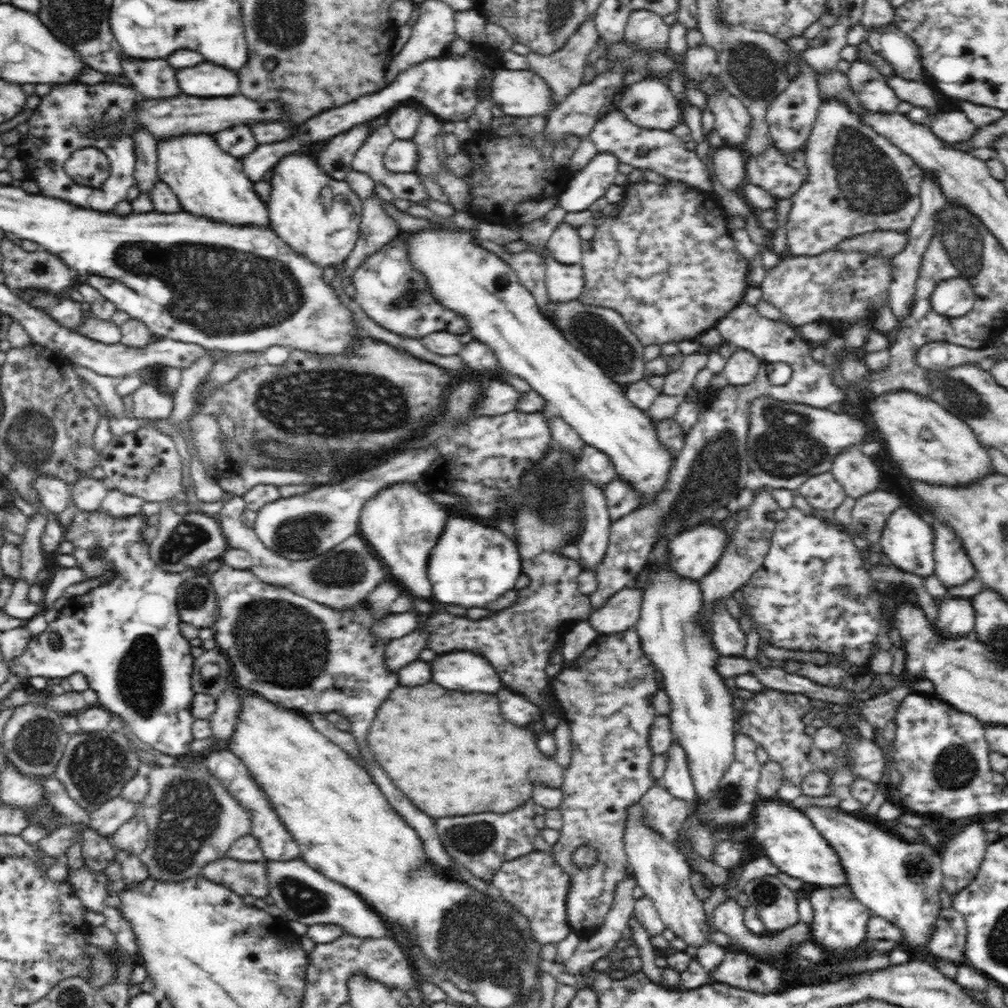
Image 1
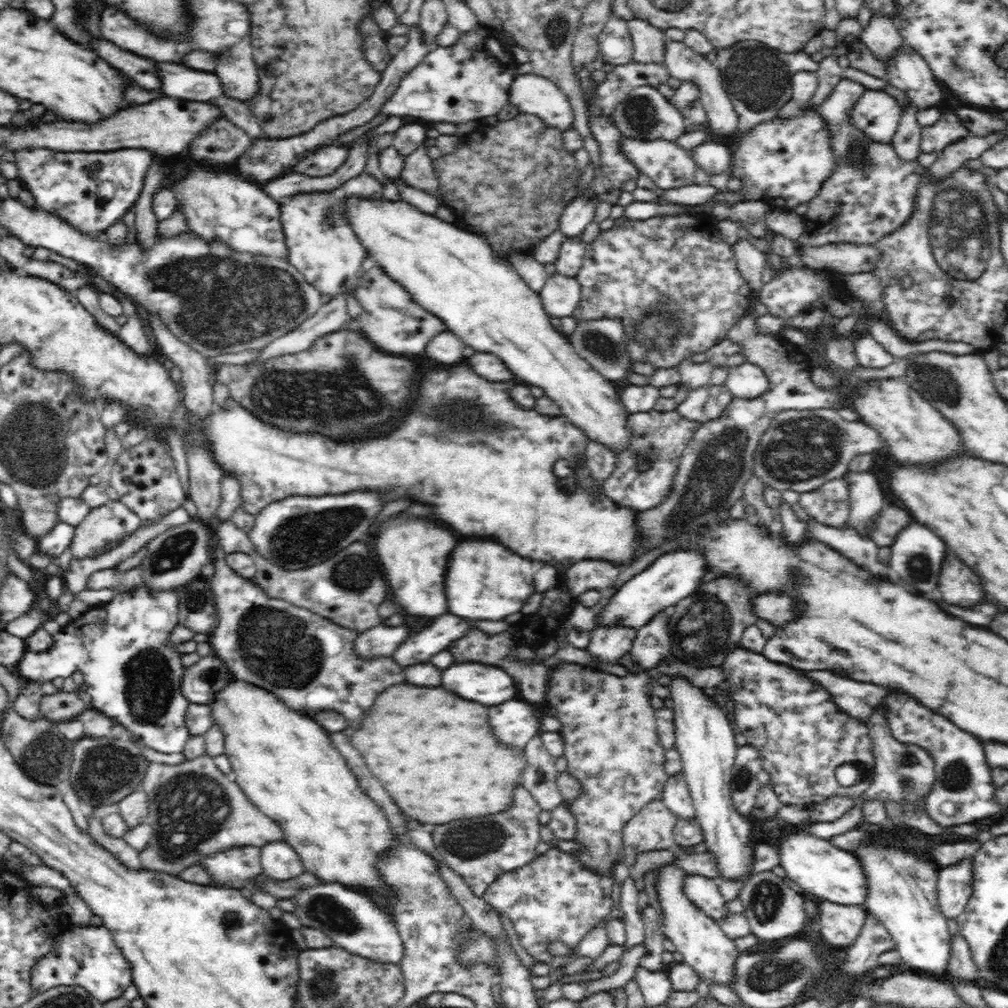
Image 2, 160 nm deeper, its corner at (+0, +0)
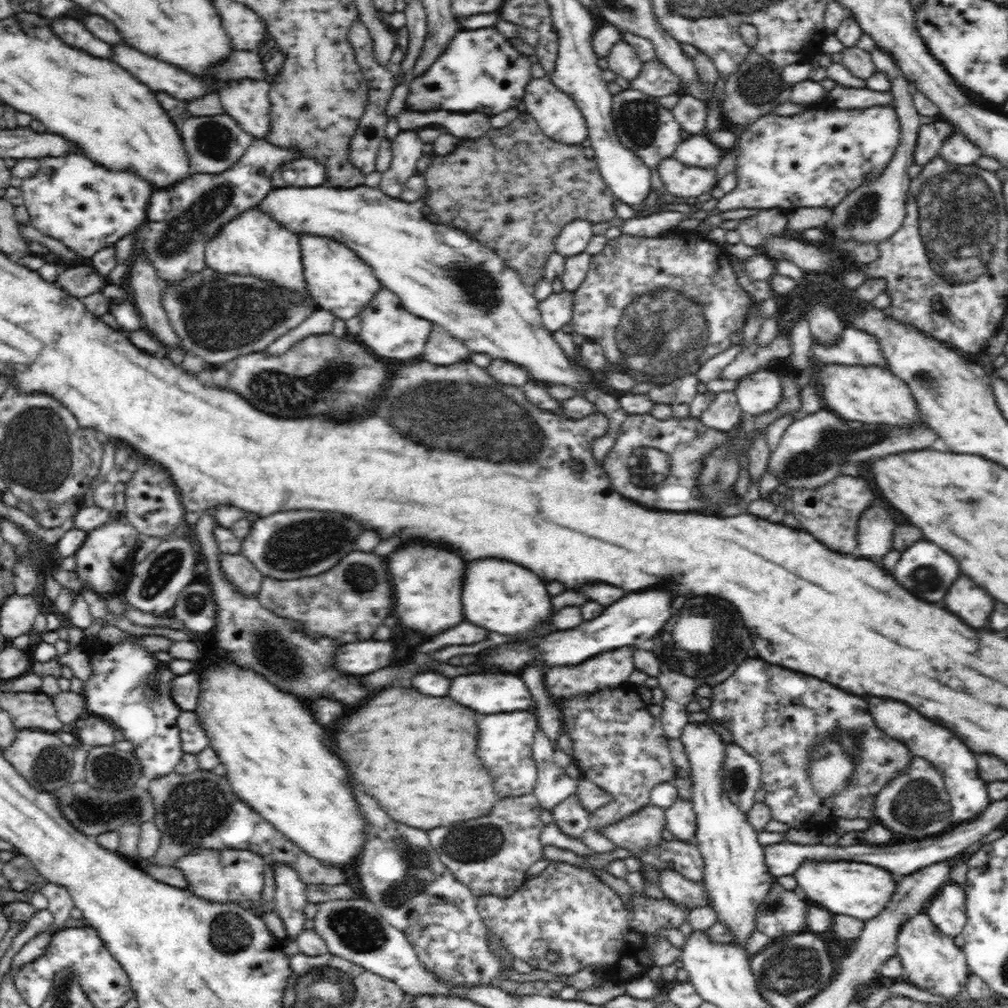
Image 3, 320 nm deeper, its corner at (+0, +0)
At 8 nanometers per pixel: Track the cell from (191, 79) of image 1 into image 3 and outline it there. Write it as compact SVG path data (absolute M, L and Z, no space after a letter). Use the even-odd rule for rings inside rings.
M122 44L112 46L112 50L112 62L128 68L132 76L140 76L140 80L144 80L144 84L148 84L152 90L168 92L178 100L192 100L211 92L202 80L192 78L180 68L176 70L176 66L172 64L160 62Z

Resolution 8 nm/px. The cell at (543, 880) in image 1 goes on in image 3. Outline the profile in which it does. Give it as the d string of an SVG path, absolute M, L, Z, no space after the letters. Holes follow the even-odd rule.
M550 862L550 866L510 894L500 897L495 894L488 894L476 898L477 908L481 920L488 930L492 929L493 934L503 940L503 944L509 949L514 958L528 963L533 969L548 971L557 976L572 976L580 970L603 968L606 971L606 981L628 982L639 978L640 974L654 966L652 947L646 941L646 934L651 936L666 936L666 928L680 928L684 922L689 921L688 913L690 908L676 905L669 899L656 900L648 896L636 896L632 898L632 908L627 906L622 898L608 886L604 881L598 879L588 869L562 864L562 862ZM554 950L558 954L558 962L550 962L546 958L546 952Z

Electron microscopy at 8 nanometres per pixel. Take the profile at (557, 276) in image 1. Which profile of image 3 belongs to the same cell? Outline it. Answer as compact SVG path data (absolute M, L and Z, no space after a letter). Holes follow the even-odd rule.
M564 289L561 293L552 292L546 300L539 301L539 311L543 324L550 332L568 329L573 315L572 291Z

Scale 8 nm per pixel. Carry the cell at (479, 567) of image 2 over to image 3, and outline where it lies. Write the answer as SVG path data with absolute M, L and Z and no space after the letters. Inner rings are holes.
M484 560L474 562L466 568L464 578L464 618L488 632L498 632L504 636L526 634L536 627L552 622L552 596L534 572L504 560Z

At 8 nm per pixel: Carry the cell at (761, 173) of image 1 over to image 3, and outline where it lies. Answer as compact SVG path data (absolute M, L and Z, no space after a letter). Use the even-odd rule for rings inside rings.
M880 104L870 105L868 108L848 109L848 110L836 110L827 106L825 109L822 107L814 107L810 110L802 111L797 115L790 116L778 116L771 112L768 115L763 115L756 119L752 124L748 125L748 128L741 132L736 138L736 177L738 177L738 184L736 188L725 194L717 202L717 206L713 213L718 214L720 212L726 212L726 210L736 210L736 208L764 208L764 209L779 209L779 211L785 215L792 213L798 208L829 208L835 207L840 204L840 200L844 200L846 195L852 190L856 190L863 179L864 173L870 171L876 171L876 173L882 174L883 170L887 167L887 164L896 153L896 148L899 146L900 140L900 119L896 109L892 105Z

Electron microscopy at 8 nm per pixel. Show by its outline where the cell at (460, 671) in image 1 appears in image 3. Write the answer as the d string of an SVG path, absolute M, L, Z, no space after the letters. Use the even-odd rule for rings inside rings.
M470 674L470 676L458 676L452 680L450 696L464 704L466 708L472 708L476 712L492 714L492 712L512 712L514 709L533 710L534 699L522 678L513 674Z

